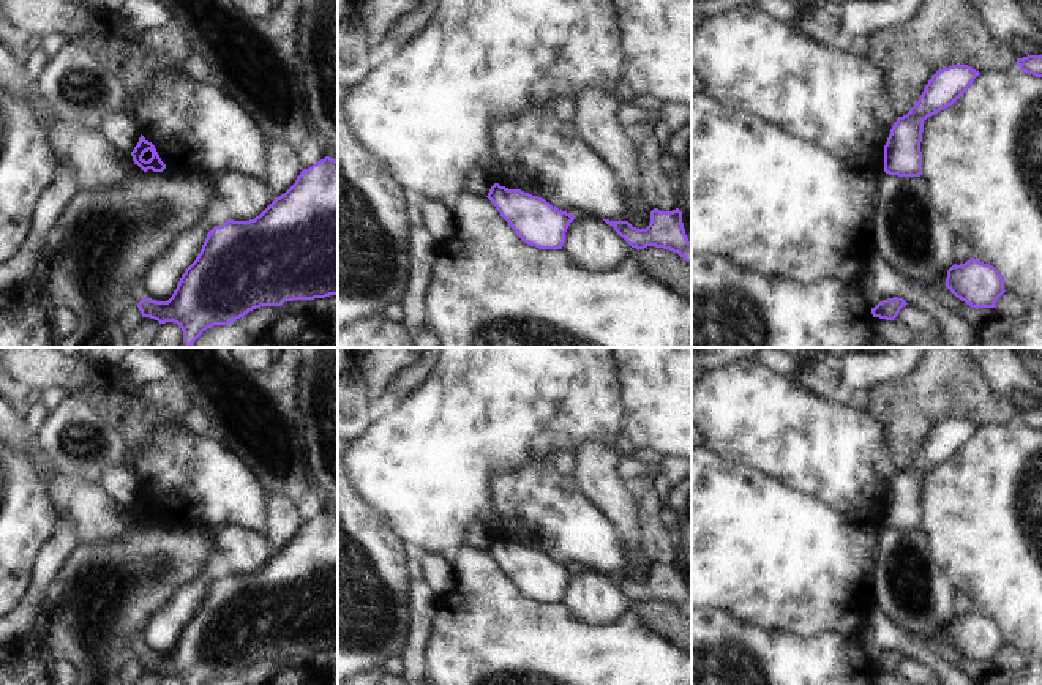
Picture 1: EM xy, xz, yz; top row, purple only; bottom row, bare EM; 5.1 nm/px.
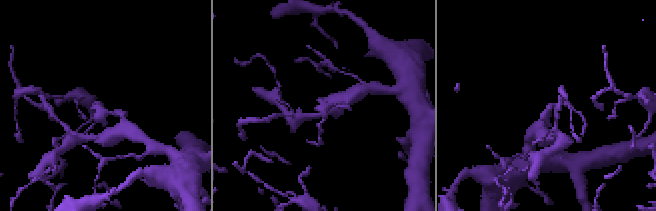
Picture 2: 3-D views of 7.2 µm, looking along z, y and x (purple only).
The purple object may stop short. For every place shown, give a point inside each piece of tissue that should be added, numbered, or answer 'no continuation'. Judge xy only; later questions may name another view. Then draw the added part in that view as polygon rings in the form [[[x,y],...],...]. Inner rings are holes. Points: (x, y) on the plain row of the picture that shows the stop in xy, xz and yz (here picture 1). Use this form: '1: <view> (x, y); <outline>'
no continuation

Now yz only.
no continuation

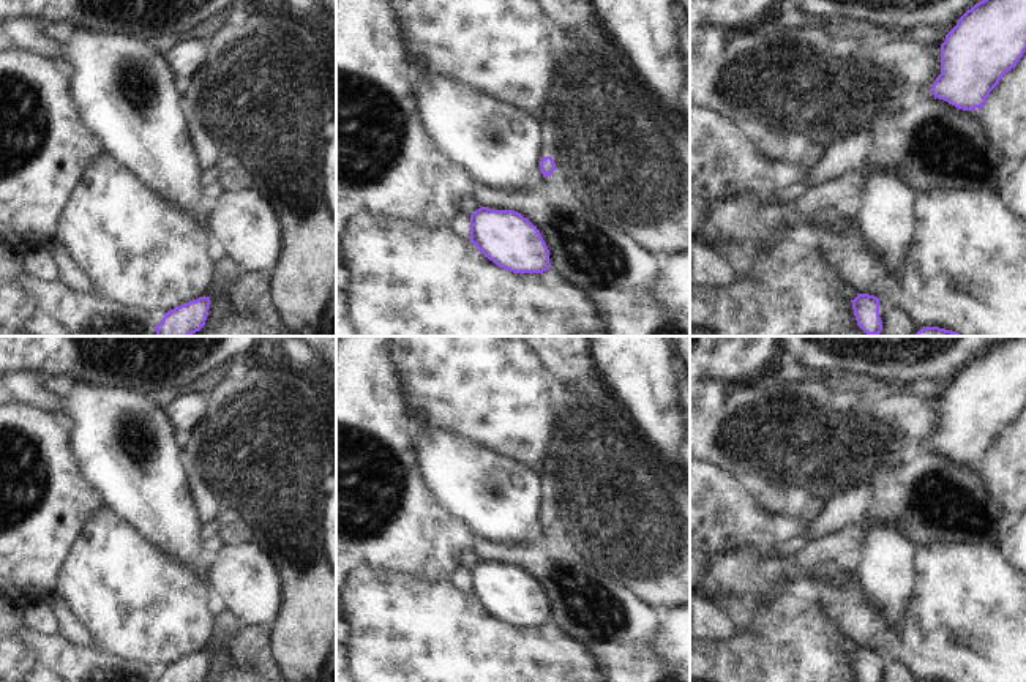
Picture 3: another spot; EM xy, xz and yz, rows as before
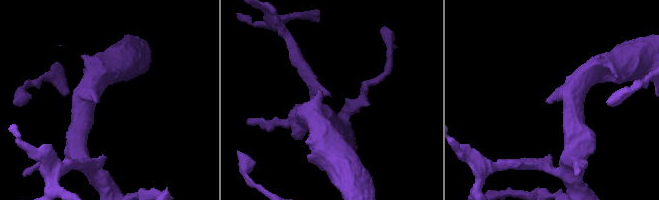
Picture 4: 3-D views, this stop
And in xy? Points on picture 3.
no continuation

